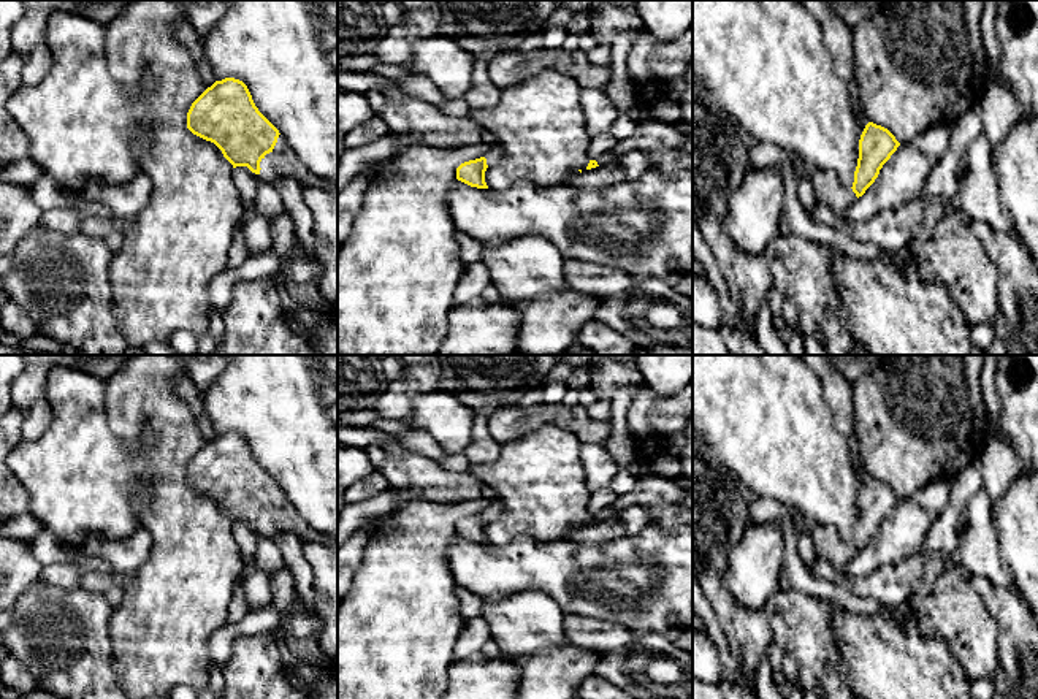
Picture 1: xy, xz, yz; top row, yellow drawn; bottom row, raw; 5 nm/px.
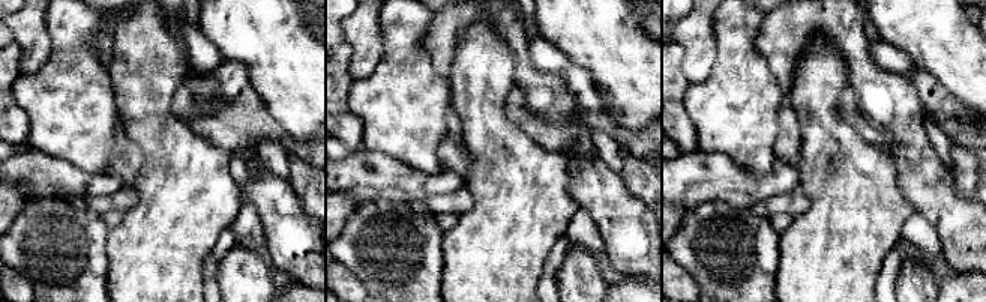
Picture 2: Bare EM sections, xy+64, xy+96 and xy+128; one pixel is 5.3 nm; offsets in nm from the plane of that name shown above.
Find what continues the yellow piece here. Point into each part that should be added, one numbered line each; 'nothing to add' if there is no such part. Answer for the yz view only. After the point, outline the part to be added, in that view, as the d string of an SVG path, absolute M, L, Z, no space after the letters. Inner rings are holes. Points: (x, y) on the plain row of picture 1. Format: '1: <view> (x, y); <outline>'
1: yz (829, 546); M811 525L810 536L818 556L830 563L837 571L843 571L857 553L853 544L845 542L829 525Z

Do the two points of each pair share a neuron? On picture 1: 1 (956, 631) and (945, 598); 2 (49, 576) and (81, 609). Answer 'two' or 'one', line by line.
1: one
2: two

